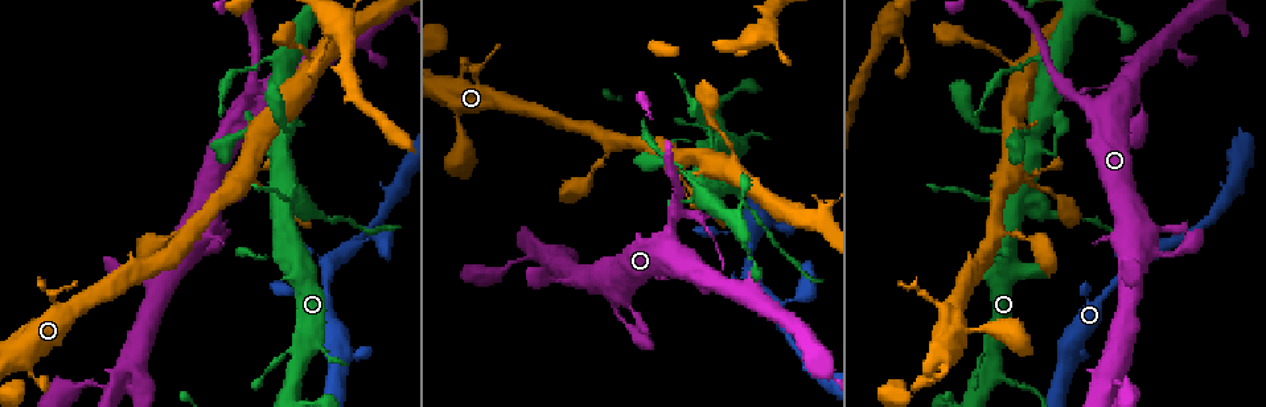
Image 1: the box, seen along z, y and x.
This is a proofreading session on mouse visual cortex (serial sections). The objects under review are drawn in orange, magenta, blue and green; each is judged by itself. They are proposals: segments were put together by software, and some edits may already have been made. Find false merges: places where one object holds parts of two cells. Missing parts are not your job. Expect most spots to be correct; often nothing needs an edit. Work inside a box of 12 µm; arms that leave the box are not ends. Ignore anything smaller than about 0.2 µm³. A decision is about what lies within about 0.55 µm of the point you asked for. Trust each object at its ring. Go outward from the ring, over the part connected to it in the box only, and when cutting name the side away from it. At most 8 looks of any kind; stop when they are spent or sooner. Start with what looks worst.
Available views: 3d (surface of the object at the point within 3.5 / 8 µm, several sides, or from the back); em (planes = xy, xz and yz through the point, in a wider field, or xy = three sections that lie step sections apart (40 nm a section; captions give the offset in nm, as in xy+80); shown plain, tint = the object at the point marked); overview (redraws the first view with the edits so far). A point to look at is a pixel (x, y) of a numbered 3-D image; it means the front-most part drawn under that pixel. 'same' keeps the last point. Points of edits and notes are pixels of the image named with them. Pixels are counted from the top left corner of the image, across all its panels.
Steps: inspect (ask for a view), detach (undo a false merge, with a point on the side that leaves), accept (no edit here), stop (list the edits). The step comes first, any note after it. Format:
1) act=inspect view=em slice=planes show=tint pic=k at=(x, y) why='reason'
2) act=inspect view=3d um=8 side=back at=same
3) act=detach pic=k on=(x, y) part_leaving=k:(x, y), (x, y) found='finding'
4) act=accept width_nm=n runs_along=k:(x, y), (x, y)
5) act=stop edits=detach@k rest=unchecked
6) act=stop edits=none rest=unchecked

act=inspect view=3d um=3.5 pic=1 at=(1120, 105)

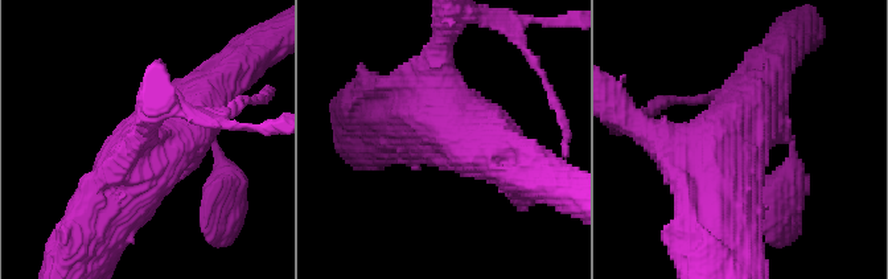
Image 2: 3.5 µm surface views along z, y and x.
act=inspect view=em slice=xy step=1 show=tint pic=2 at=(738, 141) why='now the EM'

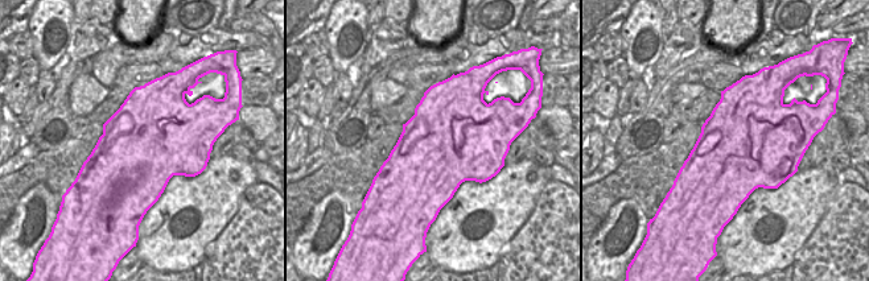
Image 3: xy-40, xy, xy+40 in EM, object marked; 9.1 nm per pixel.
act=accept width_nm=850 runs_along=2:(97, 234), (140, 161), (202, 109) found='all the same cell'

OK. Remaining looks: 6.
act=inspect view=3d um=3.5 side=back pic=1 at=(1026, 139) why='branch point'

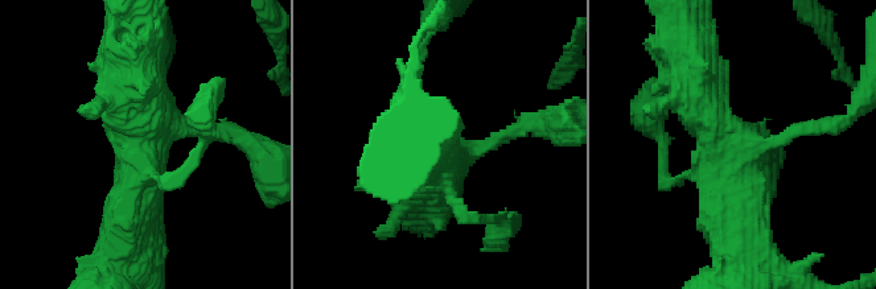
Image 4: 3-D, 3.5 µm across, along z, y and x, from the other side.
act=inspect view=em slice=xy step=3 show=tint pic=4 at=(122, 143)

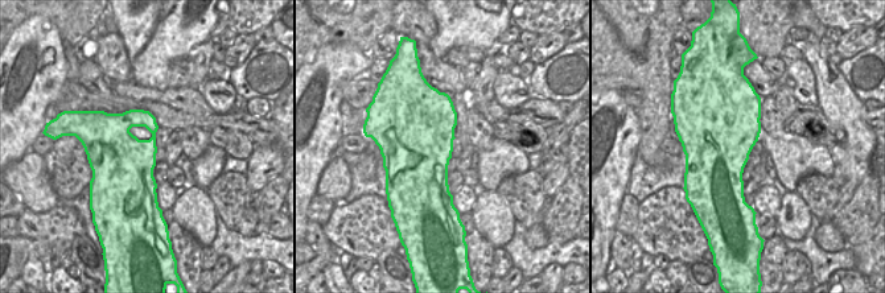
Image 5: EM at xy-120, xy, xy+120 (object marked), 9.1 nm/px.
act=accept runs_along=4:(747, 242), (706, 116), (703, 75) found='one cell here'

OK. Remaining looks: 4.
act=inspect view=3d um=3.5 side=back pic=1 at=(1015, 65)

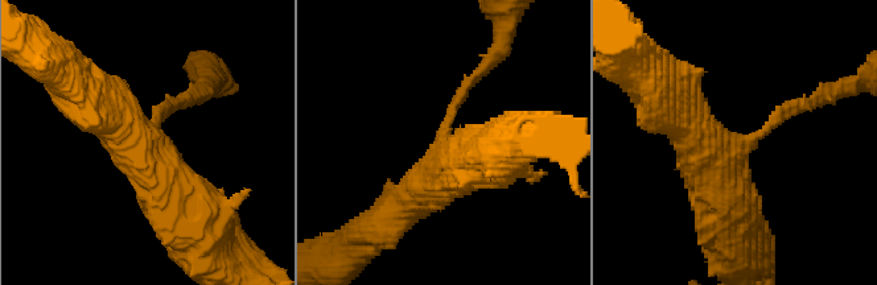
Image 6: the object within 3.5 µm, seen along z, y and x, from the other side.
act=inspect view=em slice=planes show=tint pic=6 at=(741, 146) why='need the tissue'

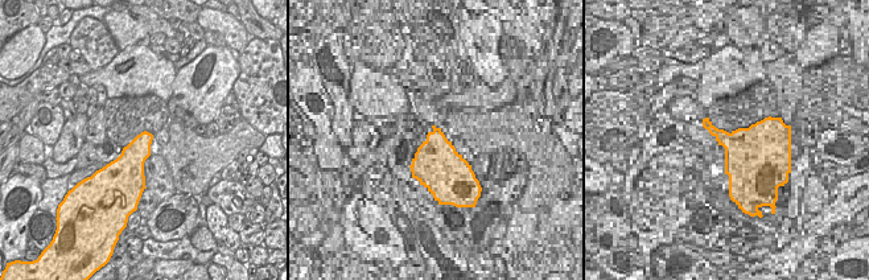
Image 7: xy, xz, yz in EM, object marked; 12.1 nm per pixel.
act=accept found='one cell here'

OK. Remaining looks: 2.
act=stop edits=none rest=unchecked

